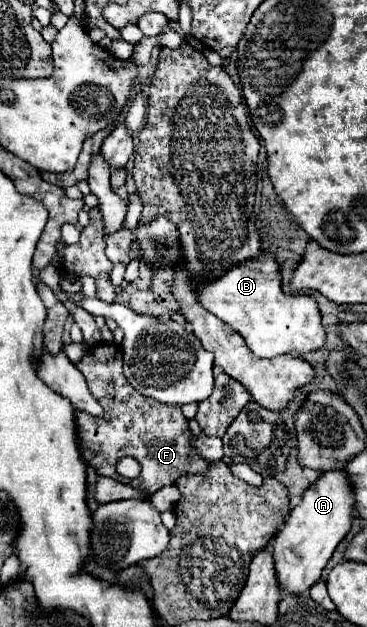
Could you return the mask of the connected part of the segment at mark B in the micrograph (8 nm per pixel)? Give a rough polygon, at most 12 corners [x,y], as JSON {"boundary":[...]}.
{"boundary":[[271,254],[197,286],[253,354],[325,346],[313,296],[287,296]]}

